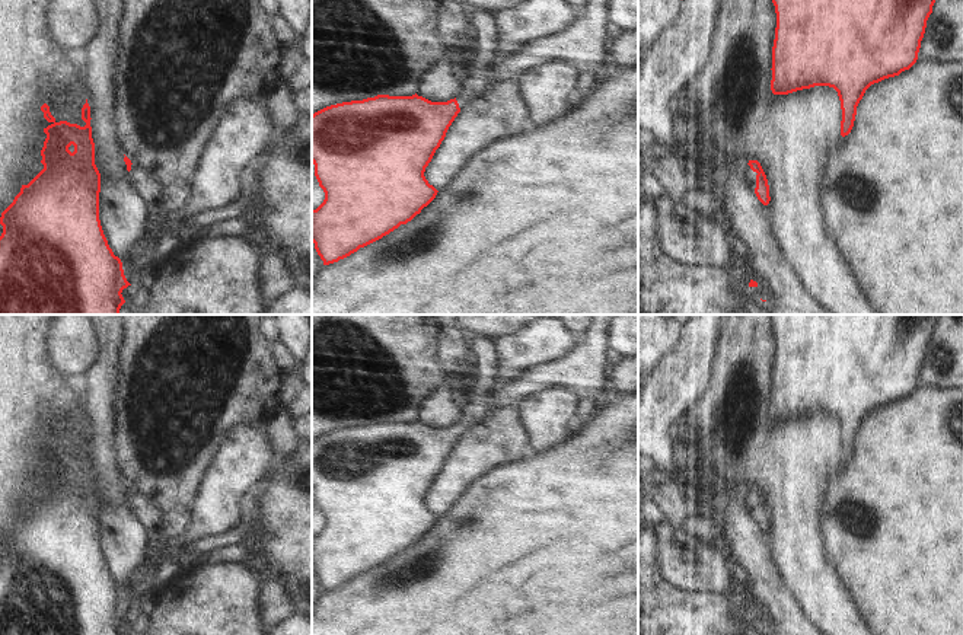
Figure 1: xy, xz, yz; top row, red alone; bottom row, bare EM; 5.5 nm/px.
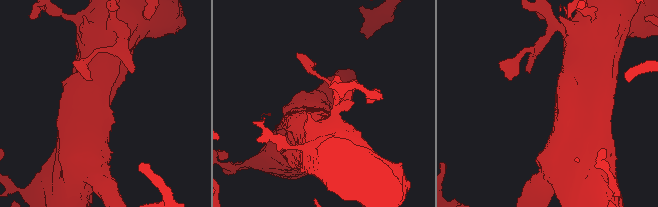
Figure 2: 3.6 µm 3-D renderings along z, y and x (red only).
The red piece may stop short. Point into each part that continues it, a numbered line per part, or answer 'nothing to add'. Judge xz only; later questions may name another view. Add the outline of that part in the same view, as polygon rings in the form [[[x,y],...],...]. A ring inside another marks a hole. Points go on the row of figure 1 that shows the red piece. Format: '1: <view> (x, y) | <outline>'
1: xz (583, 44) | [[[589,0],[584,12],[567,29],[529,41],[516,54],[491,68],[475,70],[460,86],[456,98],[459,108],[468,108],[488,84],[516,79],[552,61],[573,64],[578,71],[606,73],[609,70],[606,57],[609,38],[605,31],[608,22],[608,0]]]

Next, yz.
1: yz (751, 176) | [[[746,165],[744,176],[746,176],[747,186],[749,186],[752,191],[755,191],[755,188],[756,188],[756,175],[758,175],[758,173],[753,172],[749,165]]]

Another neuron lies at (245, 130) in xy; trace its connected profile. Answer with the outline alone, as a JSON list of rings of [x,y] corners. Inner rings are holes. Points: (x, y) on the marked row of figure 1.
[[[240,99],[230,105],[211,135],[192,176],[189,198],[184,216],[192,218],[201,211],[226,207],[242,194],[239,173],[255,156],[265,151],[275,135],[272,119],[264,102],[258,99]]]

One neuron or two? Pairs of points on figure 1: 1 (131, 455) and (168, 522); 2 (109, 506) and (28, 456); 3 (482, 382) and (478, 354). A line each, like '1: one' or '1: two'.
1: one
2: two
3: one

